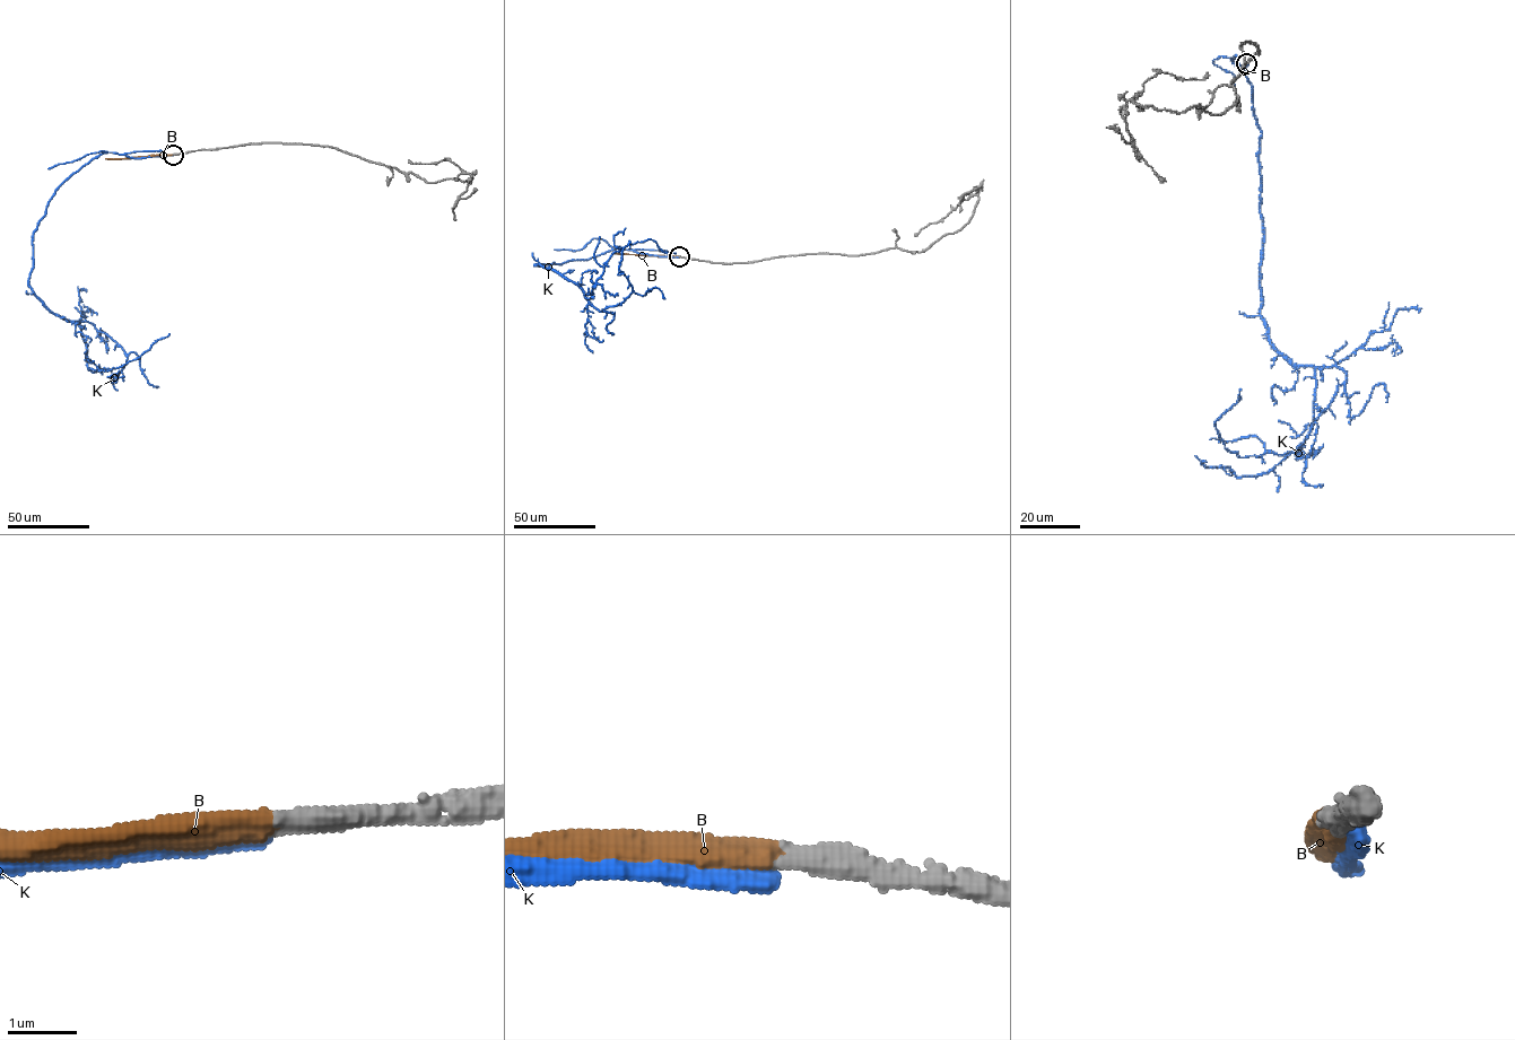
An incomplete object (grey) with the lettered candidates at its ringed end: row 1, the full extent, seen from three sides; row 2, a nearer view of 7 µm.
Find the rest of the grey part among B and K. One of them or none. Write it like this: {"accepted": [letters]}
{"accepted": ["B"]}

